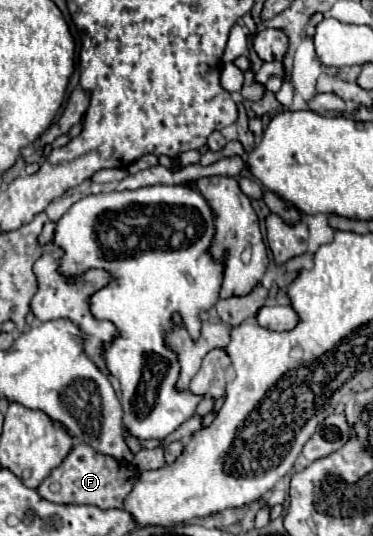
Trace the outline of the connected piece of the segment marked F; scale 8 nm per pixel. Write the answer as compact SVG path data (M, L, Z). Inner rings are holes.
M76 445L72 451L66 455L66 459L50 473L48 479L42 481L38 487L40 497L52 503L86 503L86 505L96 505L98 509L112 509L120 507L124 497L132 491L136 477L126 475L126 465L118 463L114 457L100 455L88 445ZM58 481L60 491L52 491L50 485Z

